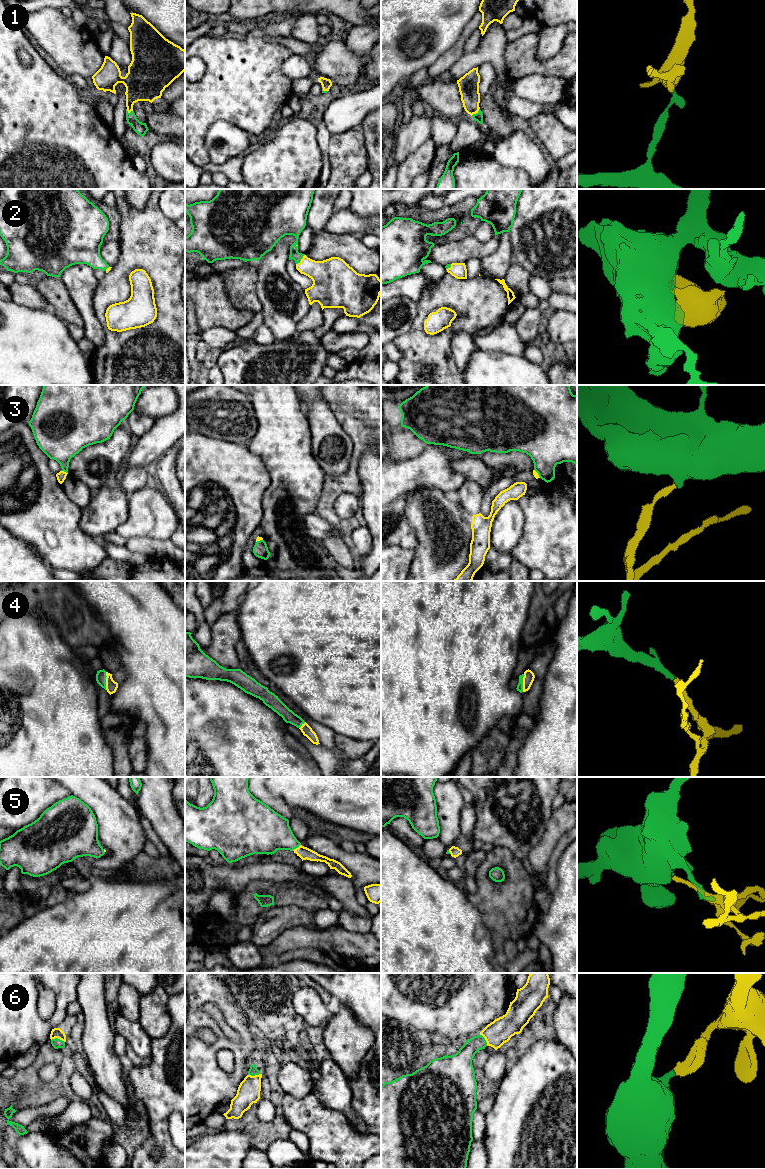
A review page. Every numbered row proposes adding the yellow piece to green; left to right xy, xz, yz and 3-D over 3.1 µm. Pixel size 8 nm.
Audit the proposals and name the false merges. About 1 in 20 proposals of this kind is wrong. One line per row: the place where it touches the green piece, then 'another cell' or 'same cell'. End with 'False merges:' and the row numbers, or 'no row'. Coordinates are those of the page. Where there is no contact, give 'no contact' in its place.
1: yz (476, 113) | same cell
2: xz (301, 258) | same cell
3: xy (64, 471) | same cell
4: xy (105, 681) | same cell
5: xz (296, 847) | same cell
6: xy (57, 1038) | same cell
False merges: no row

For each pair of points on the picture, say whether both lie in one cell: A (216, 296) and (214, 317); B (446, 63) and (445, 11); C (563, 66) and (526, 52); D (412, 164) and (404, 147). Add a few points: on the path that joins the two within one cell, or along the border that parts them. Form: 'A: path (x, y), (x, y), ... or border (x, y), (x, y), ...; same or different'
A: path (214, 301), (214, 312); same
B: border (461, 31), (458, 39), (430, 66); different
C: path (553, 66), (537, 66), (533, 62); same
D: border (427, 140), (397, 166), (395, 174); different

